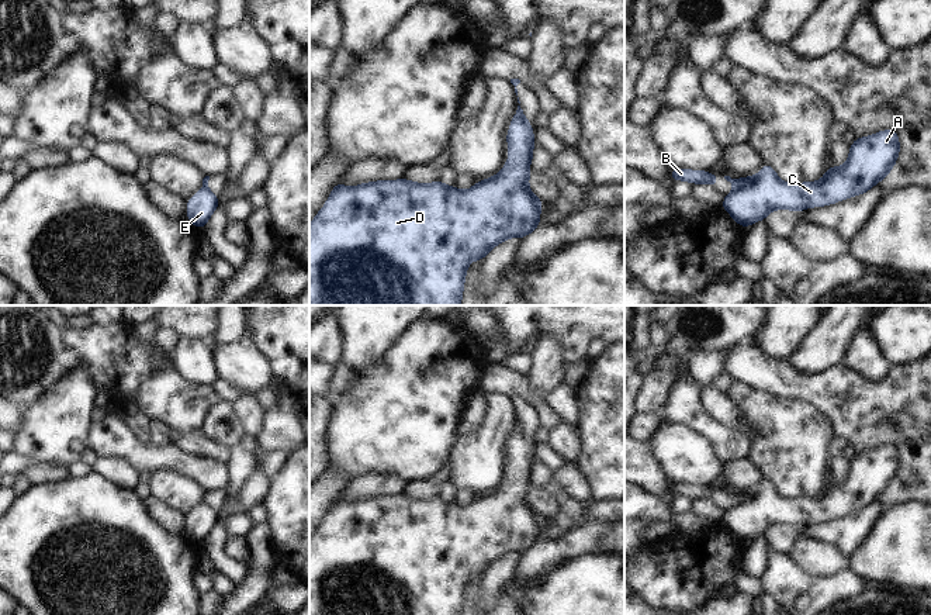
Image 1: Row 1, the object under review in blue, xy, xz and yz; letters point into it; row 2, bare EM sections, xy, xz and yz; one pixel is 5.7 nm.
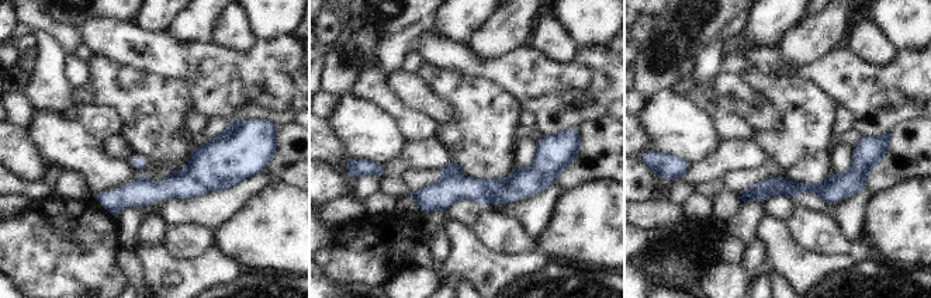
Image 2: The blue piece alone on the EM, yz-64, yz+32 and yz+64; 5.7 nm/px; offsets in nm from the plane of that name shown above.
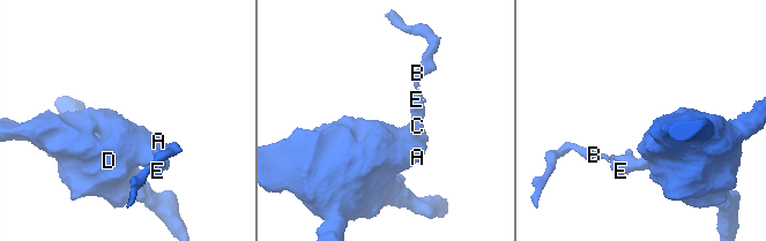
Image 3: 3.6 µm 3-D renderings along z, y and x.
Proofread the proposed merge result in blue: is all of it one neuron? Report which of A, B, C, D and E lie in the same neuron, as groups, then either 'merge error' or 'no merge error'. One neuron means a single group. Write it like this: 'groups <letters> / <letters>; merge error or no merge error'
groups A C D E / B; merge error

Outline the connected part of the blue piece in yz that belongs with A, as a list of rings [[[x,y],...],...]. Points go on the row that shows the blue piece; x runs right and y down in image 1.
[[[882,129],[861,137],[849,145],[847,162],[840,167],[828,163],[818,182],[789,184],[781,180],[773,166],[764,163],[754,184],[724,196],[721,207],[740,225],[750,228],[765,221],[773,210],[800,213],[861,196],[879,184],[894,167],[900,153],[899,131]]]

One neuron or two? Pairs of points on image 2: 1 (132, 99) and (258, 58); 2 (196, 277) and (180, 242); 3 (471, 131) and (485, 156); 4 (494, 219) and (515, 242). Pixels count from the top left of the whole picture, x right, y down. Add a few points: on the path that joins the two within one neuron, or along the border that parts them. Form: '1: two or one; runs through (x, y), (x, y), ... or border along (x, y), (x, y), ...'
1: two; border along (149, 75), (177, 79), (186, 87), (194, 108)
2: two; border along (213, 246), (194, 259), (175, 259), (166, 249)
3: one; runs through (477, 137), (485, 151)
4: one; runs through (498, 225), (509, 236)

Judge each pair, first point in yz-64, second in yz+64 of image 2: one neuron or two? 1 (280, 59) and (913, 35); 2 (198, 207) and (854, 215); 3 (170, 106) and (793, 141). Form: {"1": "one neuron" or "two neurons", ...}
{"1": "two neurons", "2": "one neuron", "3": "one neuron"}

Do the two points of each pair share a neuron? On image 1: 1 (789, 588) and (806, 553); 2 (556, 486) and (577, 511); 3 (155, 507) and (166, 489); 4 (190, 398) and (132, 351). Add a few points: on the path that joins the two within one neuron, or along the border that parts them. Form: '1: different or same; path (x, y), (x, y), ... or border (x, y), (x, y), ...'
1: different; border (791, 556), (810, 576), (831, 576)
2: same; path (561, 491), (571, 505)
3: different; border (152, 496), (186, 517)
4: same; path (176, 394), (146, 365)

